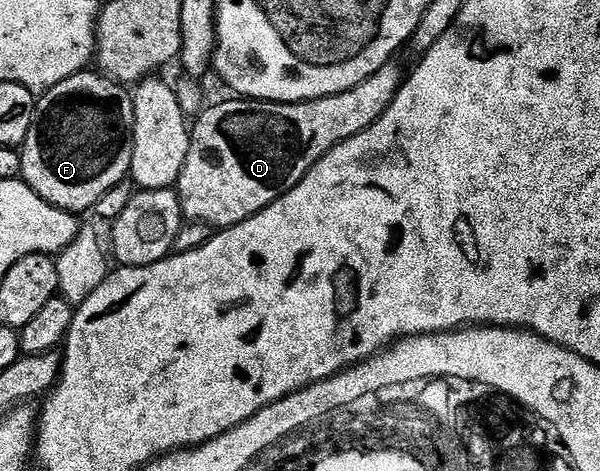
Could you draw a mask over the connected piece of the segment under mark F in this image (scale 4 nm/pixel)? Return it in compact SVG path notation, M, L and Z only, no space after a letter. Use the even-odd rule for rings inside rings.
M99 71L62 79L39 94L34 123L19 150L20 177L46 203L83 215L132 171L132 93Z

